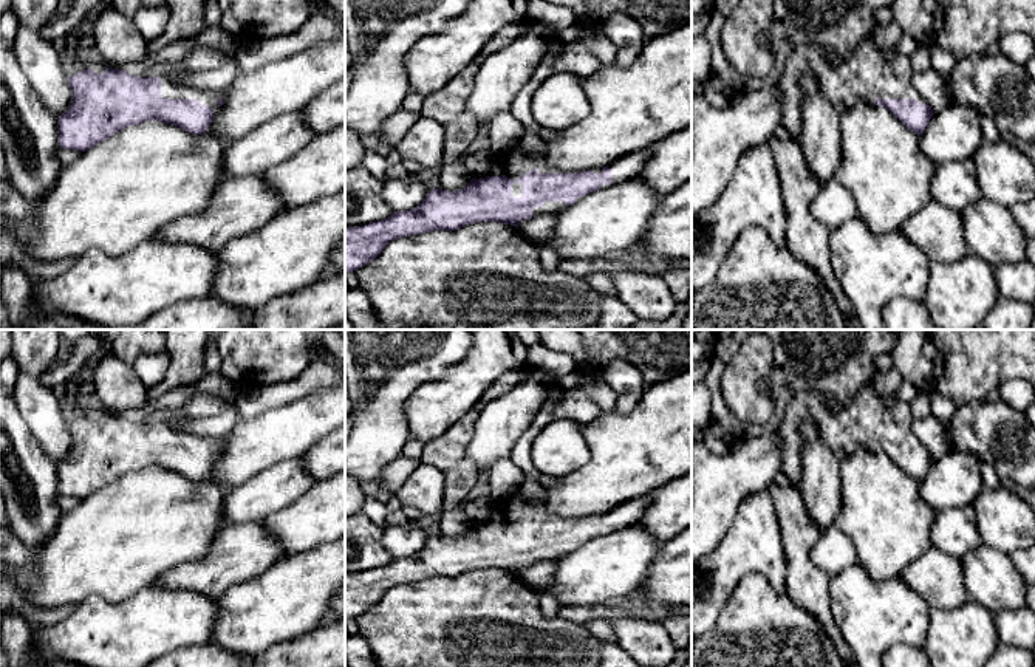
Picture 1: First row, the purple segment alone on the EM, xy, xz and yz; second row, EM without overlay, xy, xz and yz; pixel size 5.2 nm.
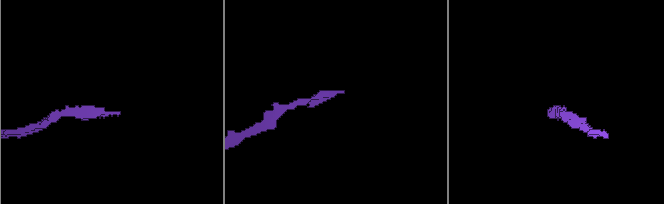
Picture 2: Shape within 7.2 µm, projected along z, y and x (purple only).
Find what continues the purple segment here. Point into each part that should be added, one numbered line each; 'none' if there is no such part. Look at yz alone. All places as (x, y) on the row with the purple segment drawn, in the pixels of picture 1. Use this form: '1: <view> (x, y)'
1: yz (867, 75)

